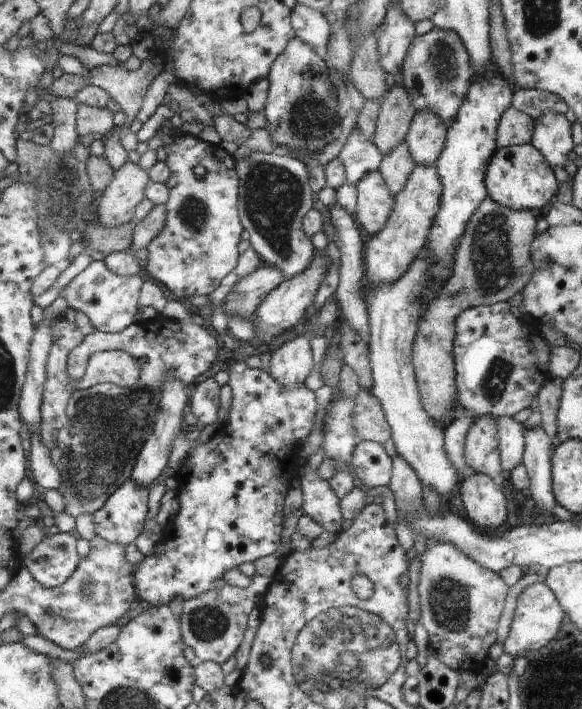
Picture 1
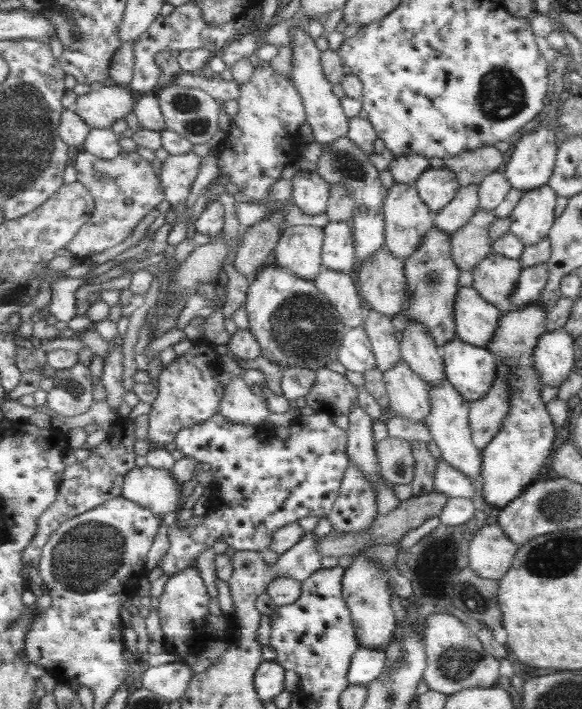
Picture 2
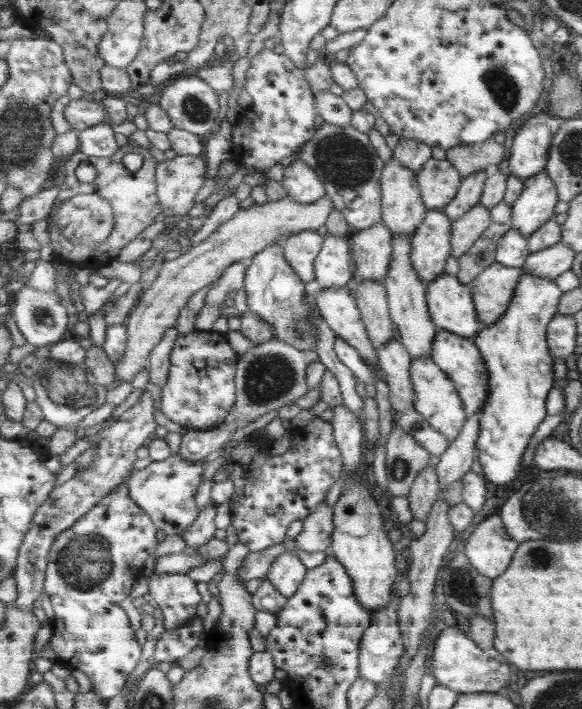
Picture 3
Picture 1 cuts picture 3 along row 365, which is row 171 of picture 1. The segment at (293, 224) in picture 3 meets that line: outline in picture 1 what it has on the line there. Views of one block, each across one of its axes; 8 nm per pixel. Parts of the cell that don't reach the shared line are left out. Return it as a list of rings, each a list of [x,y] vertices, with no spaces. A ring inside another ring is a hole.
[[[128,162],[123,168],[117,170],[113,182],[97,197],[96,214],[99,224],[104,227],[117,228],[135,221],[137,207],[147,199],[145,188],[150,181],[149,171],[143,170],[141,166],[137,166],[137,163]]]

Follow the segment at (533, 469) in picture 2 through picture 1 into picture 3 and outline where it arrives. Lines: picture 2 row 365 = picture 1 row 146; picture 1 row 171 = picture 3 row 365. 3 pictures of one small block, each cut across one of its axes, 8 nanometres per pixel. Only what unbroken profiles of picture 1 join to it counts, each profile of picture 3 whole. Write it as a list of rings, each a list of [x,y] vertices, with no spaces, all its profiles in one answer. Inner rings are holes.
[[[521,272],[515,297],[503,317],[486,326],[476,339],[489,369],[489,396],[480,411],[478,461],[487,480],[497,486],[511,484],[516,487],[524,478],[521,456],[539,422],[545,418],[545,396],[553,384],[547,327],[557,312],[562,295],[560,287],[553,281]]]

